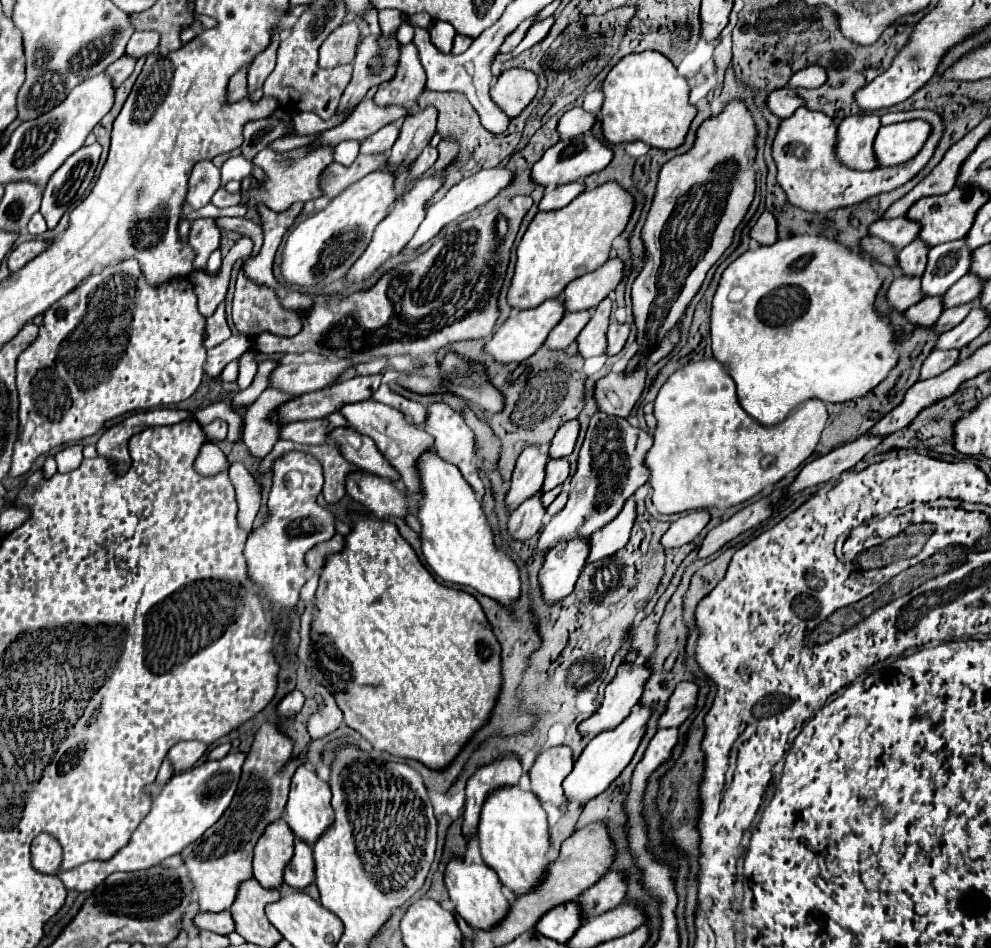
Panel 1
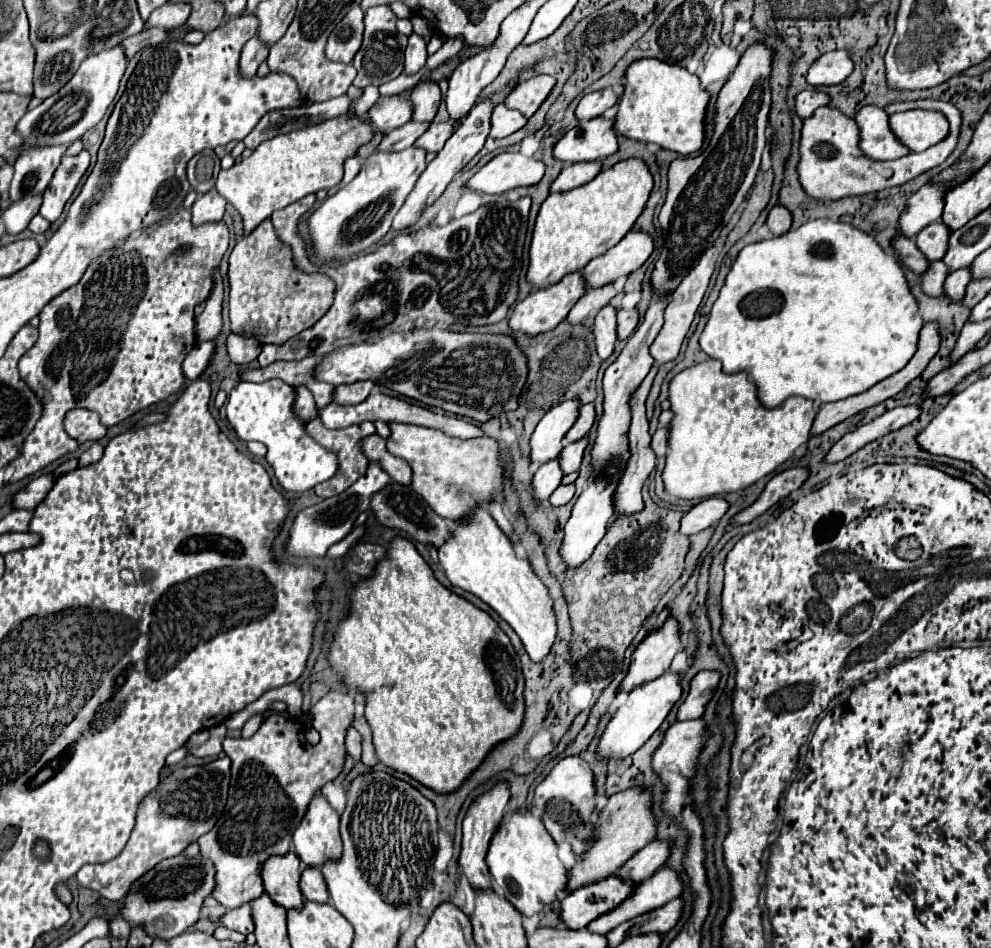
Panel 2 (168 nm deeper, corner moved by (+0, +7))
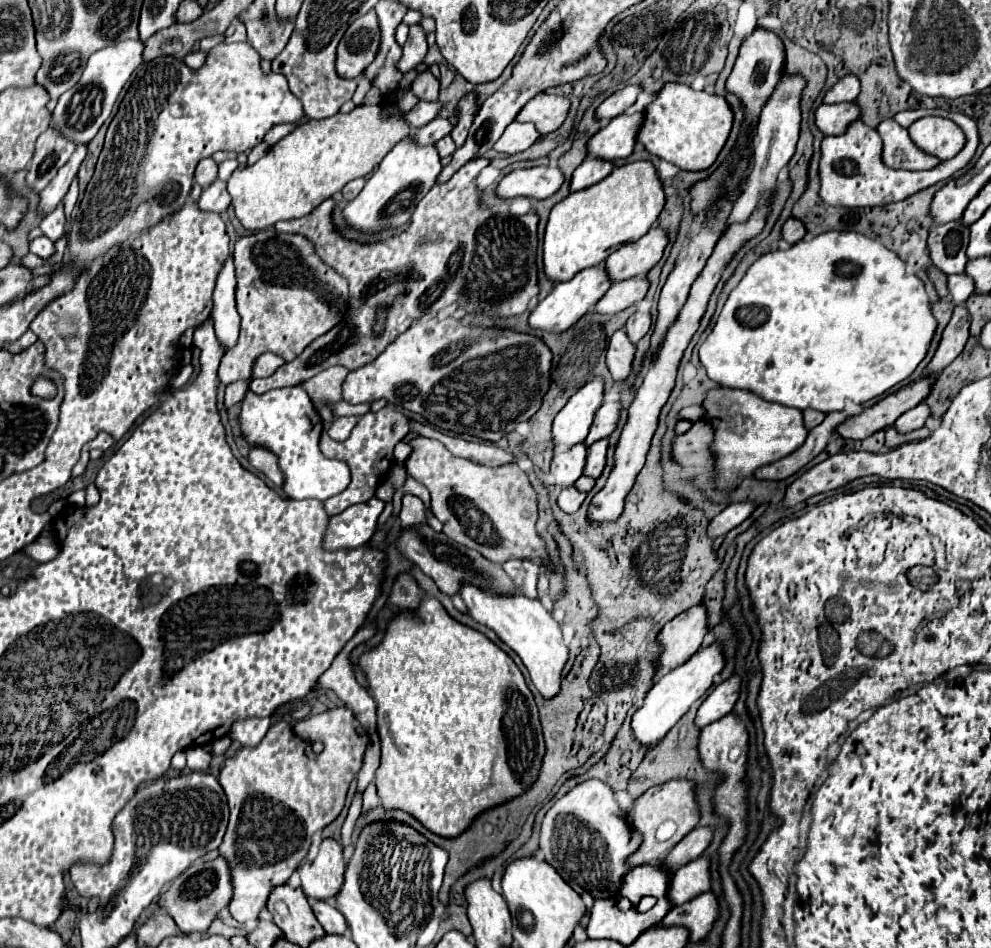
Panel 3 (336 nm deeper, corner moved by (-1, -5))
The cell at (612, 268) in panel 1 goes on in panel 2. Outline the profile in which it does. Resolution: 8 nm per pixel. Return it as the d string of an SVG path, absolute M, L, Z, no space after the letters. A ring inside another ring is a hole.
M629 231L615 247L611 247L605 255L589 261L583 267L583 277L587 289L597 289L601 285L609 285L615 279L637 271L653 251L651 235L643 231Z

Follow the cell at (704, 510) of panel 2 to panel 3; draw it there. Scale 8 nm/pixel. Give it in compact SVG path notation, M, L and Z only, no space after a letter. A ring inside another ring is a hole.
M742 501L742 503L732 503L726 507L720 515L716 515L710 525L708 525L708 535L710 537L720 537L730 533L734 527L738 527L742 521L746 521L758 505L754 501Z

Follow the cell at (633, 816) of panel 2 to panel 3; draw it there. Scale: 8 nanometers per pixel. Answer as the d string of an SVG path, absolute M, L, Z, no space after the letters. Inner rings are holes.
M676 779L668 781L664 785L650 787L644 795L636 799L634 811L628 813L628 819L632 827L644 837L640 849L632 855L630 867L644 865L644 863L656 863L664 855L668 855L674 845L678 845L680 839L684 839L700 821L700 811L698 811L698 801L696 801L696 785L690 779ZM660 837L667 837L662 839Z

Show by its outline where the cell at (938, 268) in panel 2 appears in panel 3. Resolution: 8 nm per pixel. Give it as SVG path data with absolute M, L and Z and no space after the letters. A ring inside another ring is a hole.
M948 275L948 289L950 289L950 299L956 305L962 305L972 293L974 293L974 281L968 275Z

